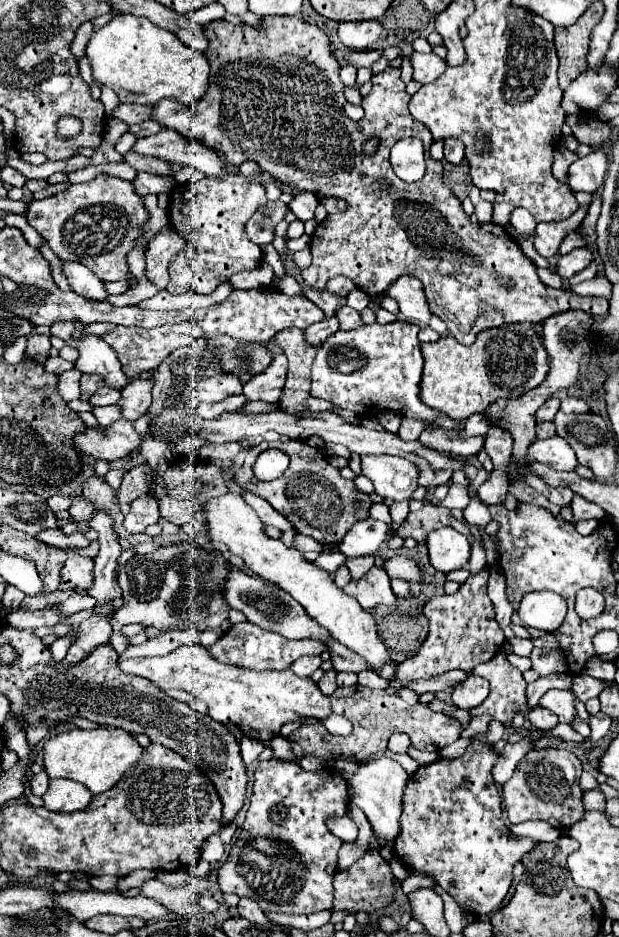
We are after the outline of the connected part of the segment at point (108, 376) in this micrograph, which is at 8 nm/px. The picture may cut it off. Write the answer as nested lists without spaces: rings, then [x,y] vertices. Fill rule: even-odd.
[[[75,322],[75,324],[77,324],[77,330],[67,340],[67,344],[75,346],[79,350],[79,360],[75,362],[75,368],[81,372],[99,374],[105,378],[105,382],[111,388],[123,390],[129,382],[127,382],[127,376],[121,372],[121,364],[117,360],[115,350],[107,342],[103,342],[99,336],[79,338],[85,324],[83,322]]]

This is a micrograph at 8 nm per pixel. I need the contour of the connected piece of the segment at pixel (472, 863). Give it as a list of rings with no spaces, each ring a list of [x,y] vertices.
[[[475,736],[461,758],[439,758],[433,764],[419,766],[405,786],[403,814],[399,820],[401,828],[393,842],[393,854],[397,860],[401,860],[407,868],[419,874],[431,876],[445,892],[453,896],[461,910],[479,918],[499,910],[513,882],[513,866],[531,848],[537,846],[537,842],[531,838],[515,838],[503,822],[501,796],[491,776],[491,768],[497,758],[499,756],[493,752],[493,746],[485,744],[485,736]]]

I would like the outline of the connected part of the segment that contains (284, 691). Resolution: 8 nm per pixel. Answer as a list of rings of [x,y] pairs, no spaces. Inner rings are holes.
[[[181,646],[167,656],[129,658],[119,662],[127,674],[143,676],[159,686],[169,697],[186,703],[194,710],[194,696],[208,707],[208,715],[225,726],[237,726],[245,736],[267,742],[279,736],[279,730],[289,720],[323,720],[331,714],[329,698],[321,694],[311,678],[299,678],[291,670],[243,670],[217,662],[203,646]]]

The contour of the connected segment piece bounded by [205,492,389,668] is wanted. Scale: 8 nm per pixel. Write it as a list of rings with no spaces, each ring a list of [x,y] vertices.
[[[229,492],[219,500],[211,500],[205,506],[205,518],[211,540],[227,544],[231,554],[241,556],[251,572],[261,578],[267,578],[269,582],[289,592],[307,610],[307,614],[331,634],[331,638],[363,656],[373,668],[381,668],[389,660],[389,650],[377,636],[371,612],[363,610],[353,596],[339,590],[333,582],[333,574],[319,568],[315,562],[307,562],[299,550],[287,548],[281,540],[267,538],[261,520],[253,512],[253,508],[243,500],[243,496]]]

